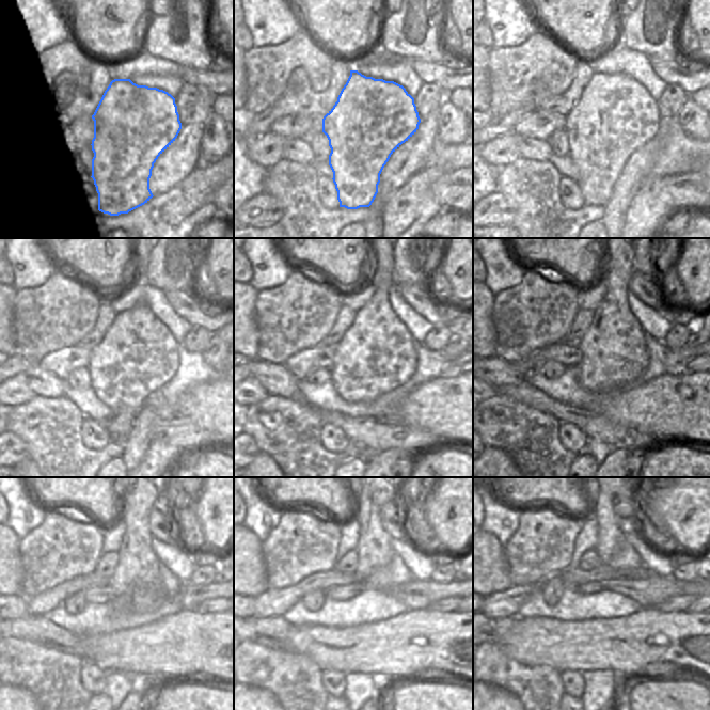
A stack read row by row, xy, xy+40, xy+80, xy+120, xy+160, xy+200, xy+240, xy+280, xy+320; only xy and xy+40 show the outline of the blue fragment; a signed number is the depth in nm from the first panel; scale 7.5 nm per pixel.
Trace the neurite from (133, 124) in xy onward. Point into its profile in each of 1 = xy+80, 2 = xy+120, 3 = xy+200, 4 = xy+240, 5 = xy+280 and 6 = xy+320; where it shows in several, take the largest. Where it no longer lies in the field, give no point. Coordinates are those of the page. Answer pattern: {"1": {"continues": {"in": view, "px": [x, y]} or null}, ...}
{"1": {"continues": {"in": "xy+80", "px": [615, 115]}}, "2": {"continues": {"in": "xy+120", "px": [138, 354]}}, "3": {"continues": {"in": "xy+200", "px": [613, 352]}}, "4": {"continues": {"in": "xy+240", "px": [136, 586]}}, "5": {"continues": {"in": "xy+280", "px": [374, 551]}}, "6": {"continues": {"in": "xy+320", "px": [610, 534]}}}

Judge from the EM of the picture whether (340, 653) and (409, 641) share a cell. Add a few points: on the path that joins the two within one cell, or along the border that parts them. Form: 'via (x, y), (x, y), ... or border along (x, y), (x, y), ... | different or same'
via (357, 649), (392, 647) | same

